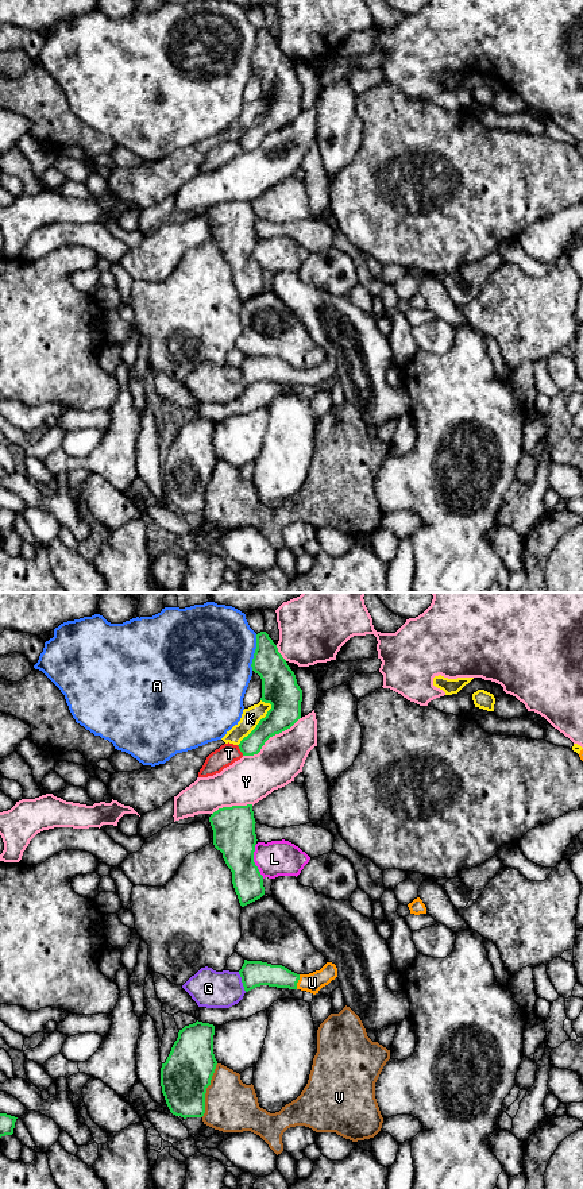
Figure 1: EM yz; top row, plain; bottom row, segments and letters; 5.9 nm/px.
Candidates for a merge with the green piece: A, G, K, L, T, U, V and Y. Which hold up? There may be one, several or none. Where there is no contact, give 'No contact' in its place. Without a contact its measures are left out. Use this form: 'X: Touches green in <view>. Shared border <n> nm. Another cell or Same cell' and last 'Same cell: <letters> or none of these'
A: Touches green in yz. Shared border 220 nm. Another cell
G: Touches green in yz. Shared border 130 nm. Another cell
K: Touches green in yz. Shared border 320 nm. Another cell
L: Touches green in yz. Shared border 220 nm. Another cell
T: Touches green in yz. Shared border 80 nm. Another cell
U: Touches green in yz. Shared border 90 nm. Same cell
V: Touches green in yz. Shared border 340 nm. Another cell
Y: Touches green in yz. Shared border 420 nm. Another cell
Same cell: U

